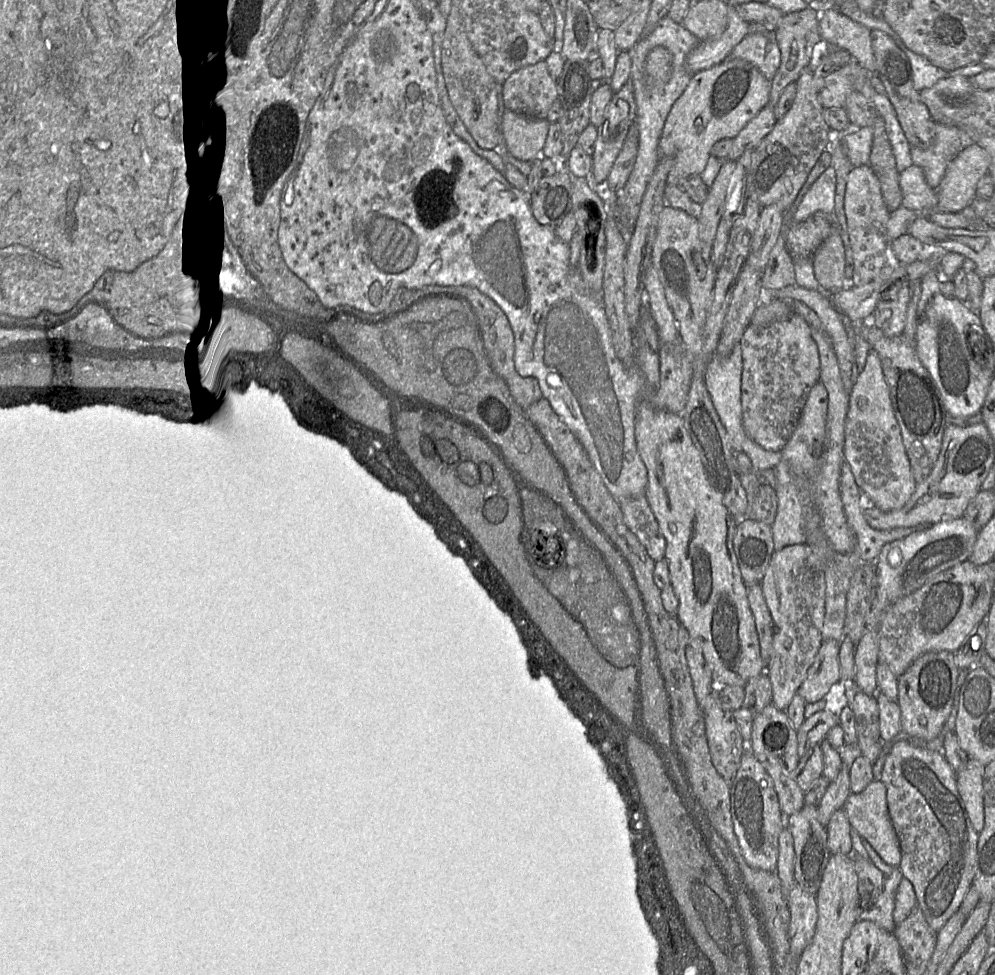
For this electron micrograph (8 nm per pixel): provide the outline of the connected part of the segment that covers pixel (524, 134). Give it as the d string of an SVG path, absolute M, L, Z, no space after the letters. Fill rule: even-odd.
M505 108L501 132L507 150L522 161L539 157L547 138L549 125L547 119L528 117Z

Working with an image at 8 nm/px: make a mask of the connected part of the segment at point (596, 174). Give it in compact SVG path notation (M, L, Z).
M632 81L614 93L597 126L597 139L592 154L591 175L597 184L604 184L620 153L630 127L636 120L636 102Z

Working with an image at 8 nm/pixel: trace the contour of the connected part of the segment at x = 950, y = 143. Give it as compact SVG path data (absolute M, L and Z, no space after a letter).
M936 123L936 134L927 149L910 146L913 164L922 168L927 184L937 189L950 162L973 143L963 129L954 125Z

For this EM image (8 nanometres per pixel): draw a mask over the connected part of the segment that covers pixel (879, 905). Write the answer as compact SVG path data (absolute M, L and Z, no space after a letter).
M895 867L890 875L885 876L882 892L875 903L868 905L868 902L861 900L863 912L859 916L859 921L871 921L883 930L893 933L896 927L893 918L895 895L902 878L899 867Z

